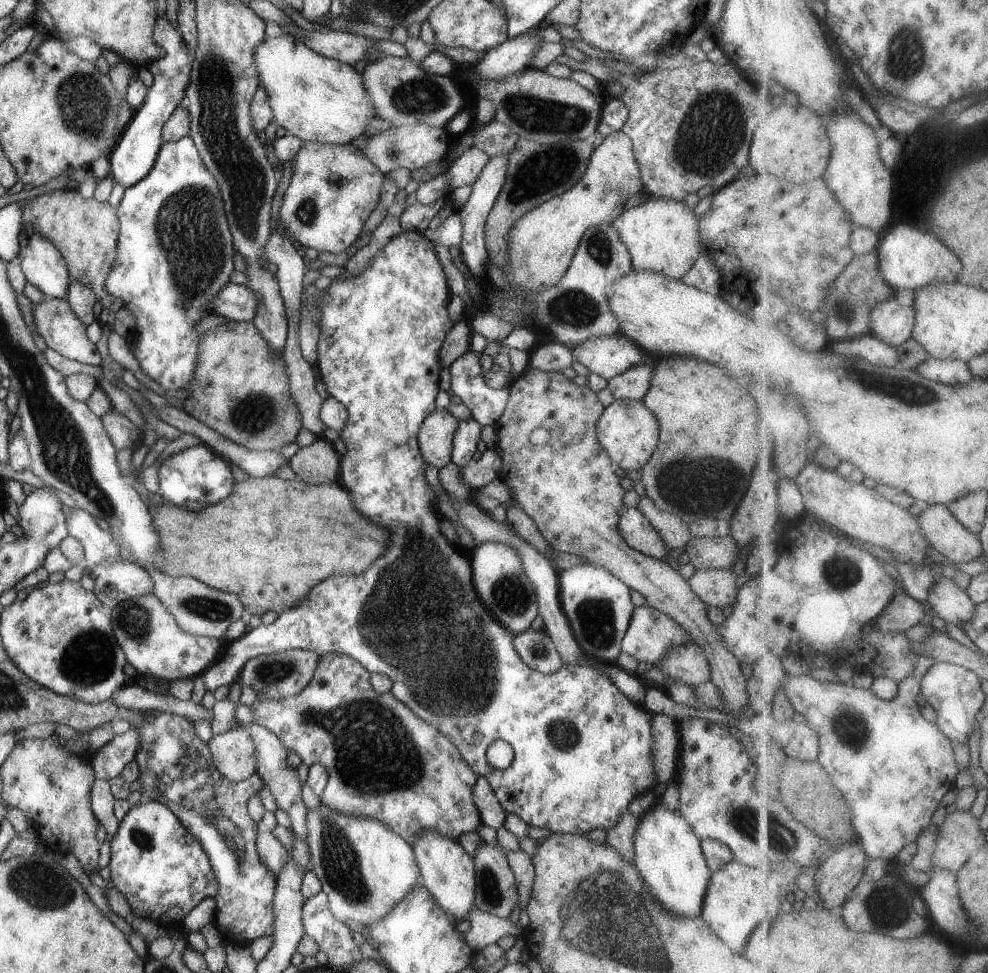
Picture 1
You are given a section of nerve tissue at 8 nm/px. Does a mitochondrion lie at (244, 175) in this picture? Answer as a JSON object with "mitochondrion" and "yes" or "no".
{"mitochondrion":"yes"}

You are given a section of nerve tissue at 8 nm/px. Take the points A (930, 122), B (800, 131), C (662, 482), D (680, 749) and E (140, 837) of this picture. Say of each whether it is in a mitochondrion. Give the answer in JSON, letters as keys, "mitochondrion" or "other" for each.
{"A":"other","B":"other","C":"mitochondrion","D":"other","E":"mitochondrion"}

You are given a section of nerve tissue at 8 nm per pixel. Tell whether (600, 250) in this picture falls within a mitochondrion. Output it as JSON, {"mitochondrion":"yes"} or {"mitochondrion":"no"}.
{"mitochondrion":"yes"}

